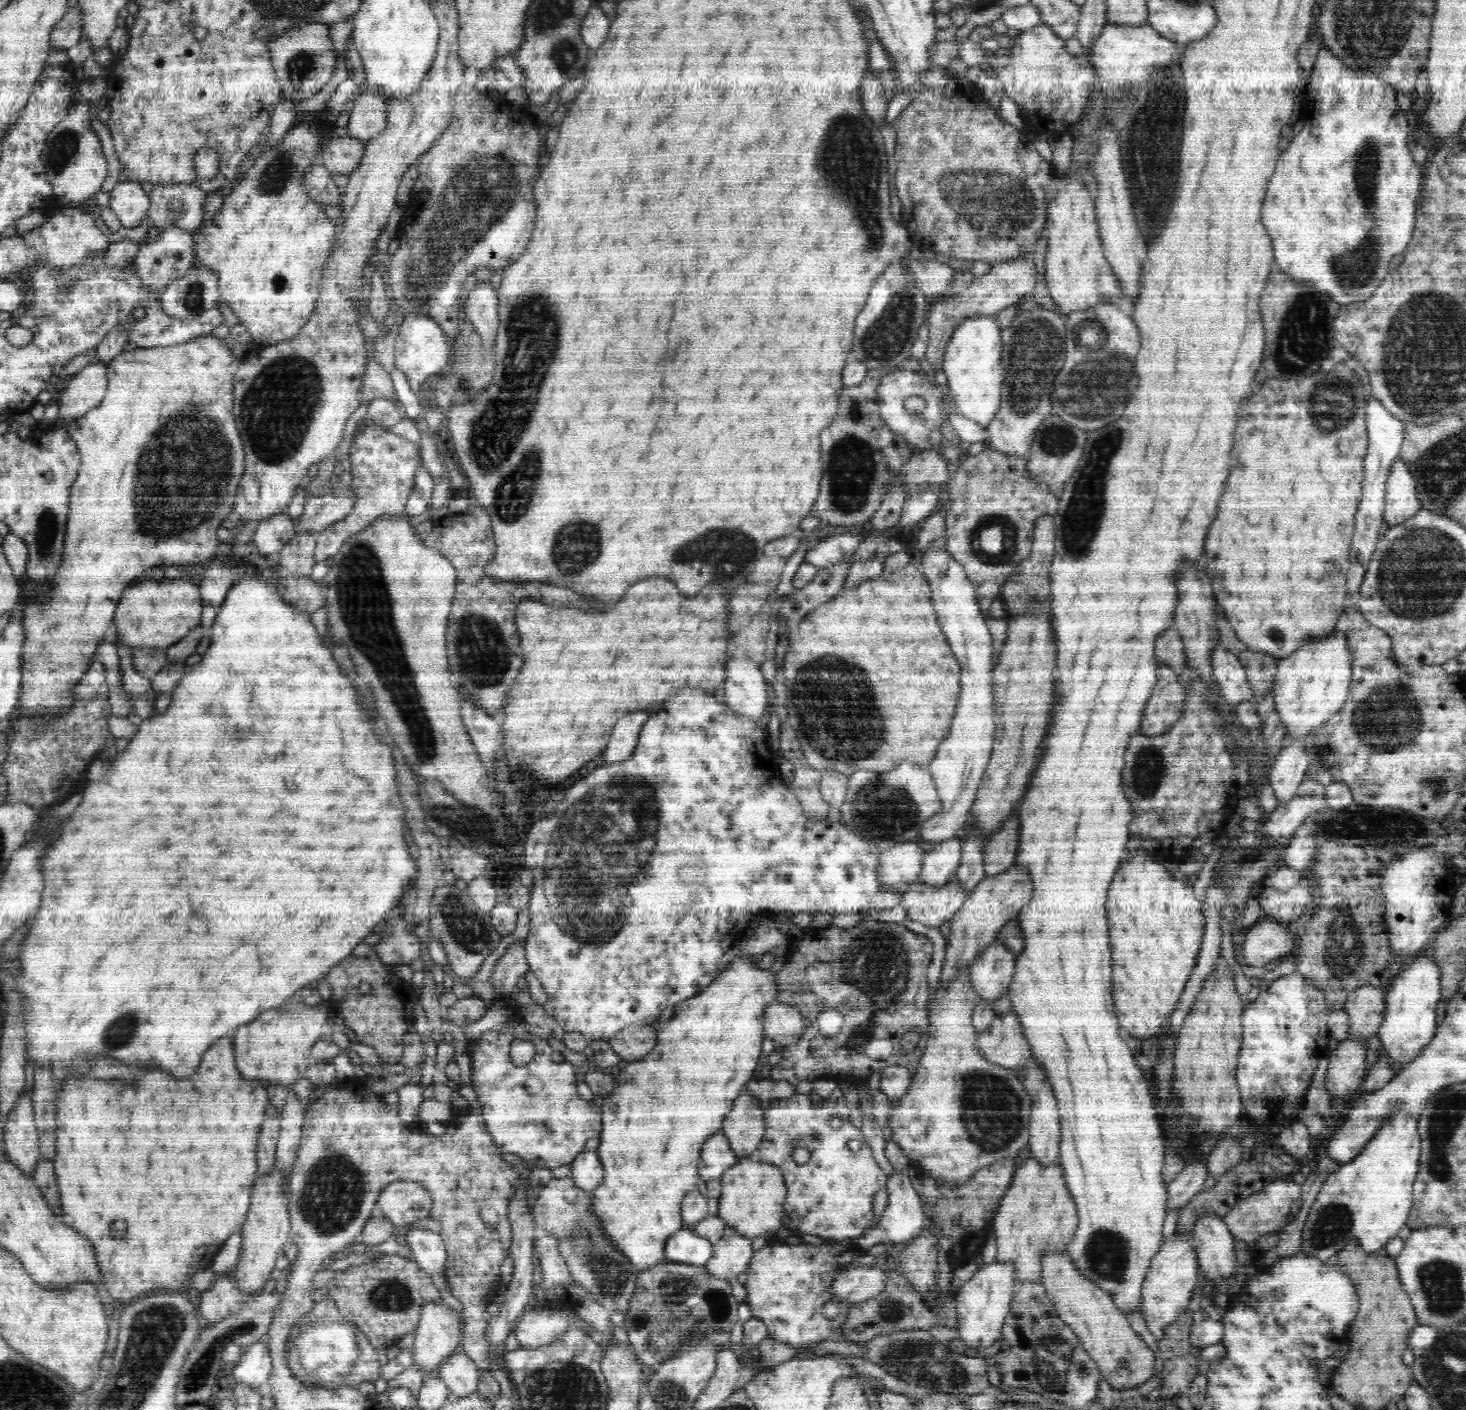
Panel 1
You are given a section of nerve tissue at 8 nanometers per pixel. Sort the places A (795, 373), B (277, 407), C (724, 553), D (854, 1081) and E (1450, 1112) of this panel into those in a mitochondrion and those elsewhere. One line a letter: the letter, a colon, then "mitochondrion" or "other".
A: other
B: mitochondrion
C: mitochondrion
D: other
E: mitochondrion

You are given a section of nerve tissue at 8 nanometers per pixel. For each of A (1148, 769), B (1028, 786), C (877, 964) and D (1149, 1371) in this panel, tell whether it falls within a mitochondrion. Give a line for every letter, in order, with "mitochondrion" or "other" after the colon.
A: mitochondrion
B: other
C: mitochondrion
D: other

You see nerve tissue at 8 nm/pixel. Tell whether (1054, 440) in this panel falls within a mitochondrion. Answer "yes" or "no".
yes

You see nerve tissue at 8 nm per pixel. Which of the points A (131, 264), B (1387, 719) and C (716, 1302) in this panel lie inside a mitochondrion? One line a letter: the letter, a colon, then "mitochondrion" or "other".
A: other
B: mitochondrion
C: mitochondrion

